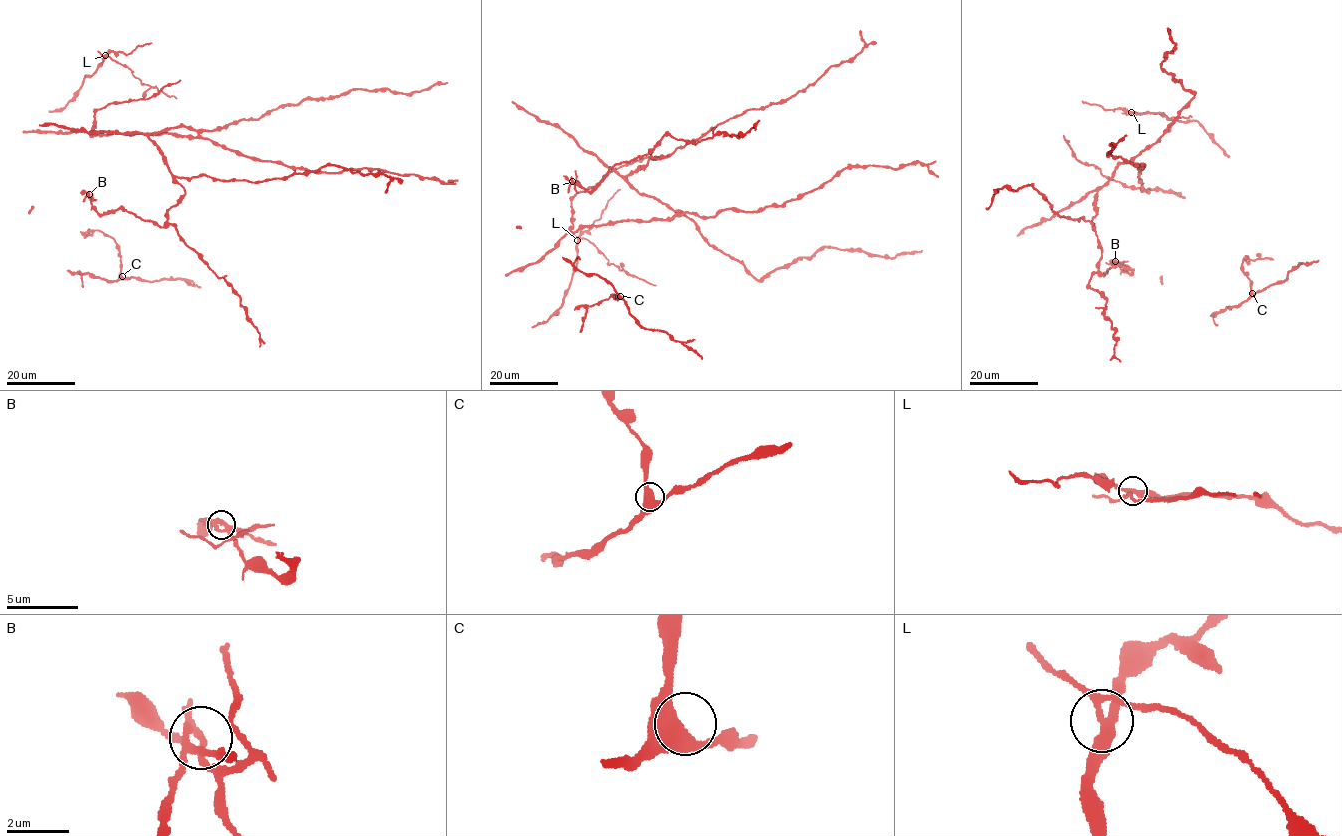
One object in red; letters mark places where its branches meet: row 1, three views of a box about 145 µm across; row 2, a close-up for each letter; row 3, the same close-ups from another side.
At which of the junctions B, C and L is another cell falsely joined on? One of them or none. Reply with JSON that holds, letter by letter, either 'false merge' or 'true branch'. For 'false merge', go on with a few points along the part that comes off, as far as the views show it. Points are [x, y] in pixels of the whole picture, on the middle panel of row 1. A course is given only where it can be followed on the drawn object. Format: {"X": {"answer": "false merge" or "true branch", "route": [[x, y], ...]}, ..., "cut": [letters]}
{"B": {"answer": "true branch"}, "C": {"answer": "true branch"}, "L": {"answer": "false merge", "route": [[577, 239], [588, 240], [608, 260], [608, 265], [613, 264], [655, 285]]}, "cut": ["L"]}

